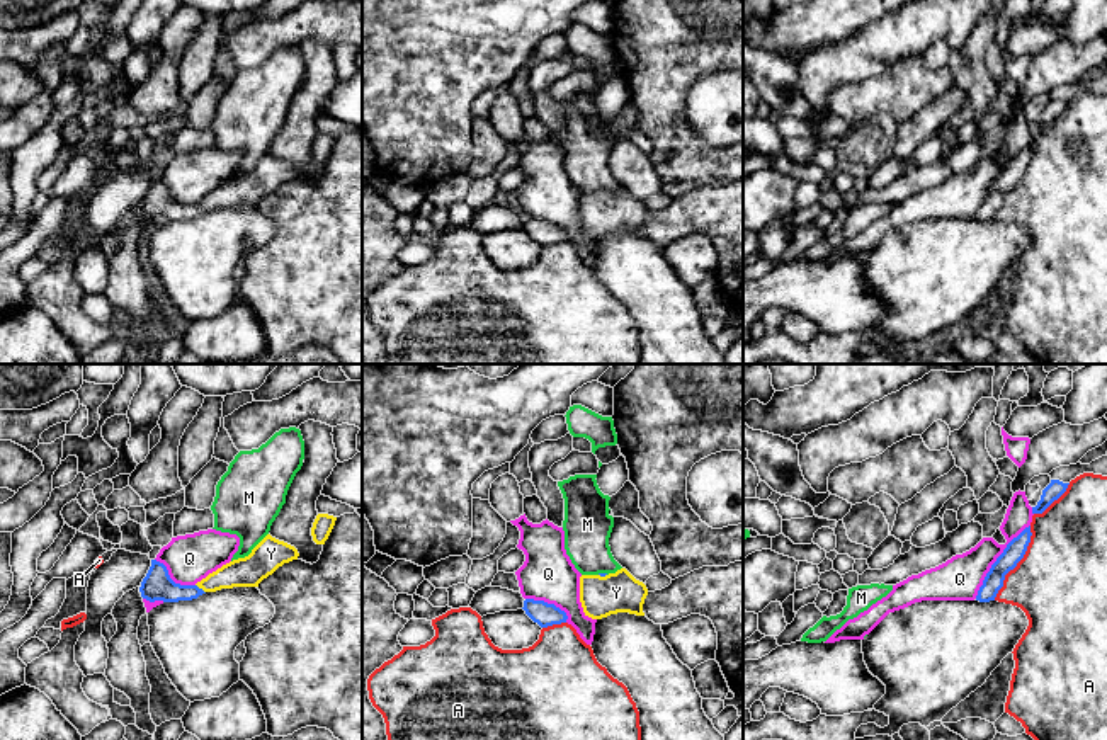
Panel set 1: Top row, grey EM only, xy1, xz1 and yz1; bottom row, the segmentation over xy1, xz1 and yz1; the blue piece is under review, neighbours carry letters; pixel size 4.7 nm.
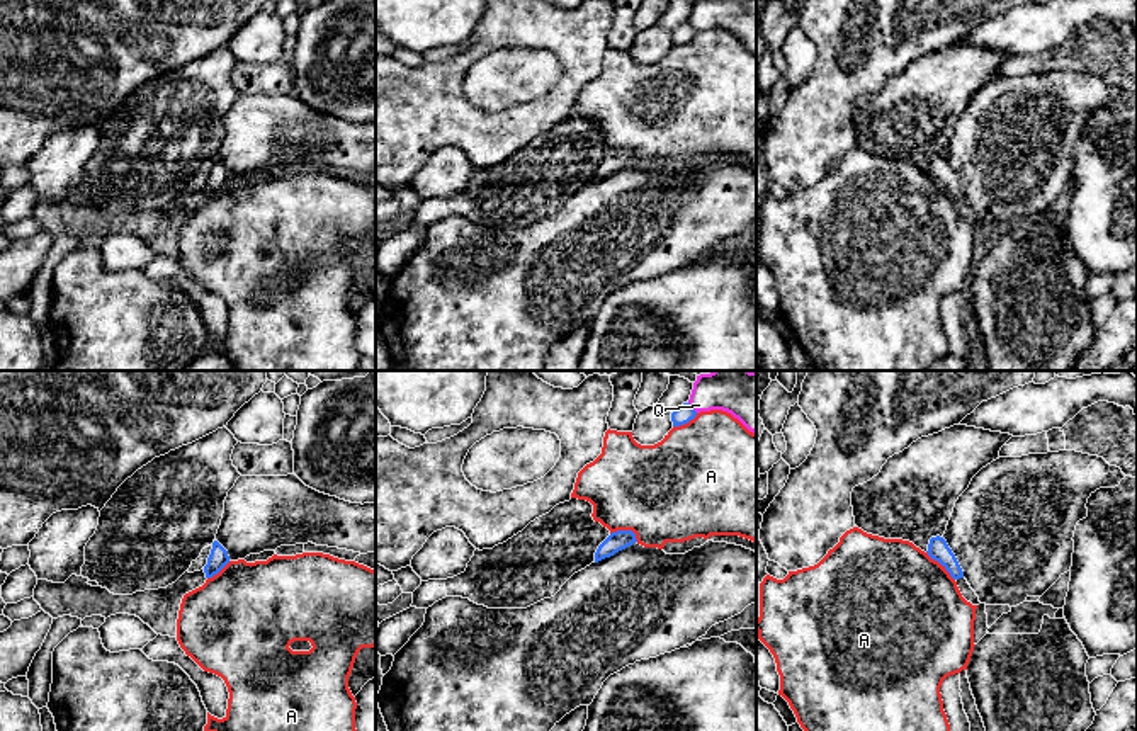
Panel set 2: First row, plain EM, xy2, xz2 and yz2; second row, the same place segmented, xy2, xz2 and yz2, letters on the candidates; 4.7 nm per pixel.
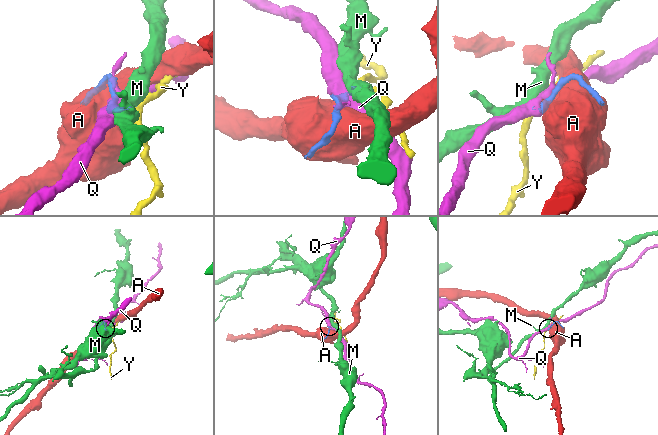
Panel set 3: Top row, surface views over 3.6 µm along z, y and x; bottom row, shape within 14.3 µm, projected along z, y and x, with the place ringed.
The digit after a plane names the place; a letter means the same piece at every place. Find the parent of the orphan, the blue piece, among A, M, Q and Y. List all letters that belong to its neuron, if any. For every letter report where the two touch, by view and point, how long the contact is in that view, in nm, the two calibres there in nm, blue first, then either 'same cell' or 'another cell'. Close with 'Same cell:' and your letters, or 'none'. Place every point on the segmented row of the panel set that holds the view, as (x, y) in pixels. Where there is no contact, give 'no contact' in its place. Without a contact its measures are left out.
A: meets blue in yz1 at (1017, 562); contact 400 nm long; 90 nm thick on the blue side, 440 nm on the other; another cell
M: meets blue in xz1 at (602, 574); contact 60 nm long; 20 nm thick on the blue side, 220 nm on the other; another cell
Q: meets blue in yz1 at (997, 560); contact 440 nm long; 90 nm thick on the blue side, 200 nm on the other; another cell
Y: meets blue in xy1 at (201, 589); contact 60 nm long; 140 nm thick on the blue side, 140 nm on the other; same cell
Same cell: Y

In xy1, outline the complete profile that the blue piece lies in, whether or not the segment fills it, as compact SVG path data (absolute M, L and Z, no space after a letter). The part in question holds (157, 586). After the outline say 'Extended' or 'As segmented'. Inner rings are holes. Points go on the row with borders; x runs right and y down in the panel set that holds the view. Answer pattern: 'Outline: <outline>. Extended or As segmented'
Outline: M267 534L248 556L233 560L196 585L175 583L163 563L151 560L151 566L141 582L141 597L155 602L192 601L206 592L216 592L233 587L258 587L258 583L272 575L279 566L298 560L299 553L294 546Z. Extended

